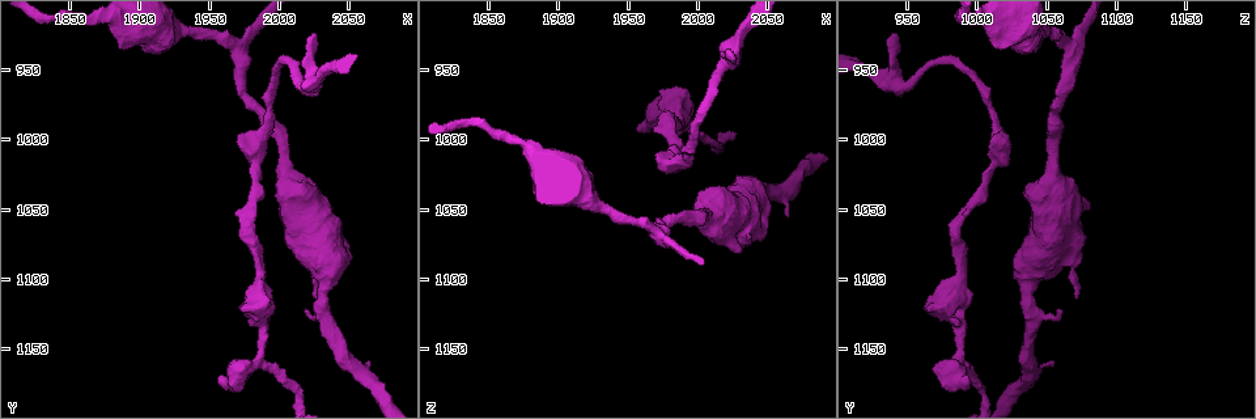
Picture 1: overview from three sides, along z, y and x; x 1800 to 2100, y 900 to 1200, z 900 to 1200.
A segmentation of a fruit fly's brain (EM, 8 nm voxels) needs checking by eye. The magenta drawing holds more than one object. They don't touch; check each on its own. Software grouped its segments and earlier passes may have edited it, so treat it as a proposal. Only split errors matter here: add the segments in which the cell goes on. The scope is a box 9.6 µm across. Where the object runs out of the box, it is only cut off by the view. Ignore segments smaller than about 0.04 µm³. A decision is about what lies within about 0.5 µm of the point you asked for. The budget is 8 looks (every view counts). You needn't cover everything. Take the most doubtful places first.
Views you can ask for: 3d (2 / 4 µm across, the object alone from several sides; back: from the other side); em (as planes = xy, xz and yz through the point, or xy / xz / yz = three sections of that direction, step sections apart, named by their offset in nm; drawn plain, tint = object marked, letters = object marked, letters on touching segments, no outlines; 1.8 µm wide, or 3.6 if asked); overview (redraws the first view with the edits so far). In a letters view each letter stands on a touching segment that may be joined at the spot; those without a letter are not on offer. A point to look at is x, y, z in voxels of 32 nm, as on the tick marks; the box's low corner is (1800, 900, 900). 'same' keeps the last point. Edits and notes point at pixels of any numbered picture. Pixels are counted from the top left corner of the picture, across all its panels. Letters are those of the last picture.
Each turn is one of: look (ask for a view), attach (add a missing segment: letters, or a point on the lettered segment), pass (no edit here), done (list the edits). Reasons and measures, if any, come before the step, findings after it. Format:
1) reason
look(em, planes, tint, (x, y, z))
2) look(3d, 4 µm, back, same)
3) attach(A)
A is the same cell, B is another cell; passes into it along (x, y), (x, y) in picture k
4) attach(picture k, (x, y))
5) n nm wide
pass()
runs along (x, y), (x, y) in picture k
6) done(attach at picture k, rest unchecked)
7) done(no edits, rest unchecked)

free end
look(3d, 4 µm, back, (2024, 922, 940))

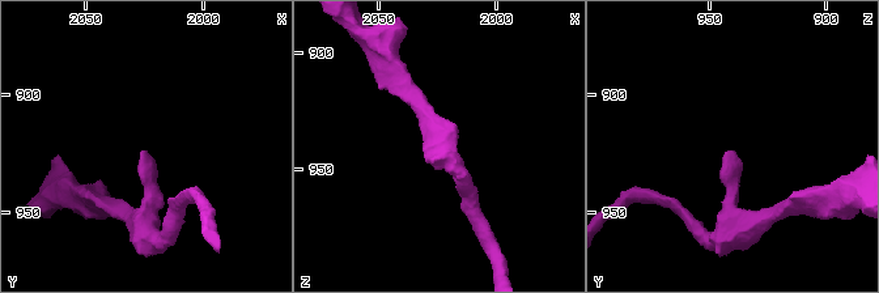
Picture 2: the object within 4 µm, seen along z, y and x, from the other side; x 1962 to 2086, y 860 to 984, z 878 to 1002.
look(em, yz, step 8, letters, (2024, 924, 940))

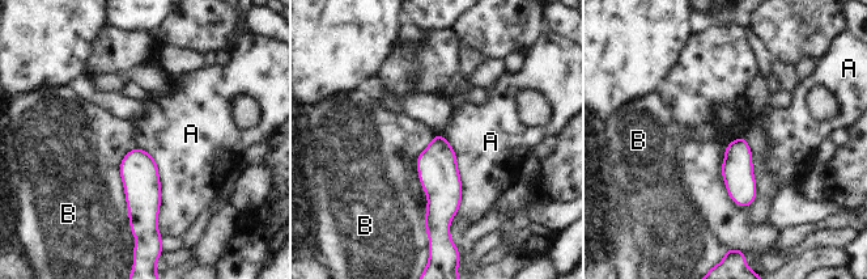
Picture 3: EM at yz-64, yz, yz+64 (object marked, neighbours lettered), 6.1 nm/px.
another direction
look(em, planes, letters, same)

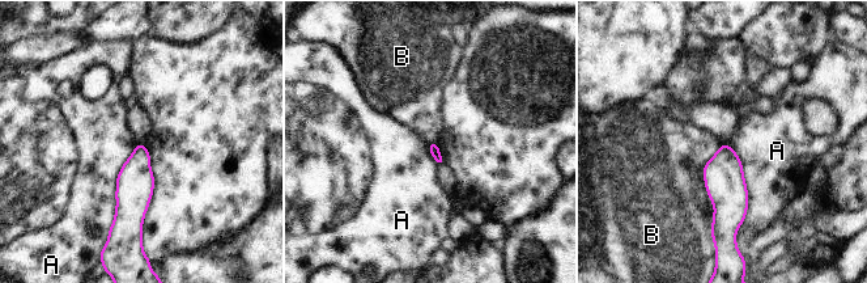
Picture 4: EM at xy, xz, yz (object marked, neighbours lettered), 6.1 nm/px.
pass()
A and B are other cells; border along (136, 143), (117, 177), (107, 233) in picture 4; no lettered segment goes on from it

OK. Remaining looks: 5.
an open end
look(3d, 2 µm, (2024, 1114, 1072))

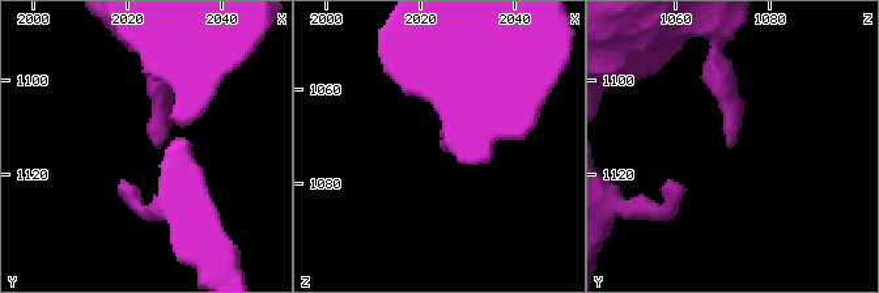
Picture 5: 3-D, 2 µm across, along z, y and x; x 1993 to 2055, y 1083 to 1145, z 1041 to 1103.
look(em, planes, letters, (2025, 1113, 1072))

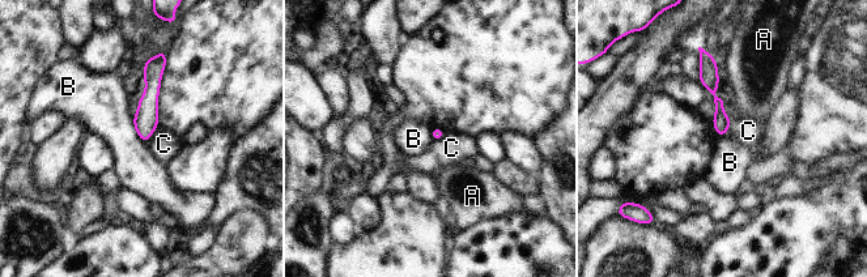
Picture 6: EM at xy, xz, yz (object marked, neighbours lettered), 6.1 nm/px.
pass()
A, B and C are other cells; border along (132, 115), (135, 131), (145, 143) in picture 6; no lettered segment goes on from it

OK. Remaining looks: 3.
an open end
look(em, planes, tint, (2064, 1158, 1056))

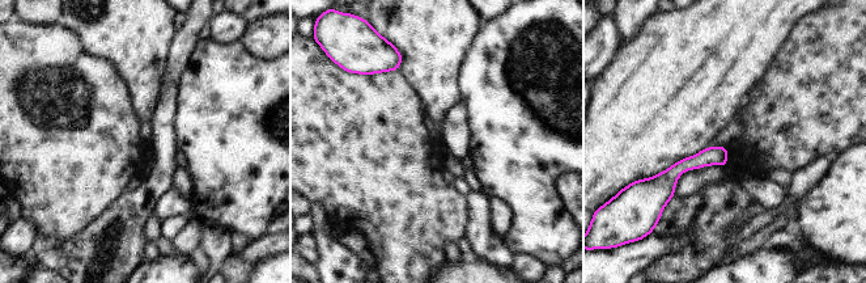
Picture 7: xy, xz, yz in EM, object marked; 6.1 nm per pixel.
look(em, planes, letters, same)

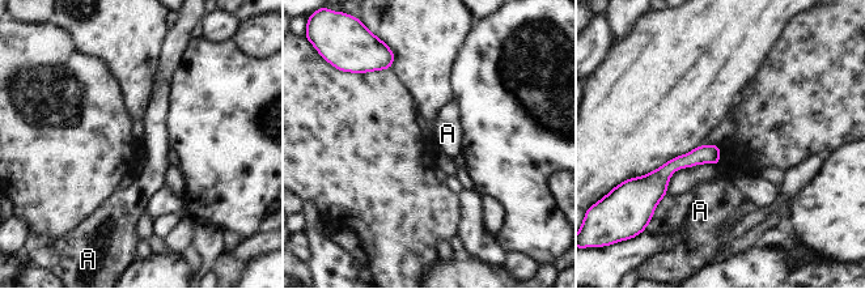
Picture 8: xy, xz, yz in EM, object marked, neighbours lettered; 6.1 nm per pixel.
pass()
A is another cell; runs along (716, 148), (674, 164), (656, 183) in picture 8; no lettered segment goes on from it

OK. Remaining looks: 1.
done(no edits, rest unchecked)

